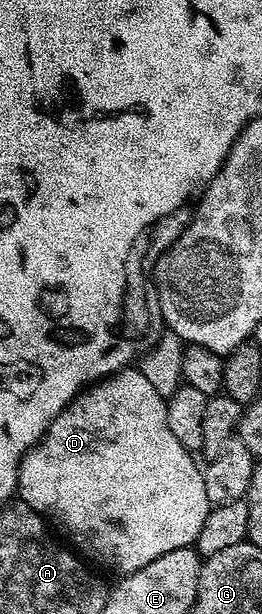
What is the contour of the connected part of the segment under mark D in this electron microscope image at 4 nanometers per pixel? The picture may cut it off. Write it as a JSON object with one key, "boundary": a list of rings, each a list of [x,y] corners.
{"boundary":[[[126,366],[120,372],[114,372],[112,376],[107,376],[104,380],[88,385],[54,418],[37,445],[29,449],[25,453],[25,457],[21,459],[16,490],[20,503],[31,506],[50,521],[58,520],[73,535],[72,547],[82,557],[88,558],[90,561],[98,560],[99,563],[114,568],[117,574],[134,572],[147,566],[147,562],[155,562],[155,558],[159,558],[163,554],[171,554],[171,550],[196,545],[199,530],[203,530],[203,522],[207,522],[207,514],[211,505],[207,498],[205,473],[199,464],[197,468],[196,462],[193,461],[196,460],[194,453],[179,446],[179,438],[175,438],[175,434],[171,434],[171,426],[167,426],[166,403],[166,397],[161,396],[159,390],[155,390],[155,386],[151,386],[151,382],[147,382],[147,378],[143,378],[140,367]]]}

